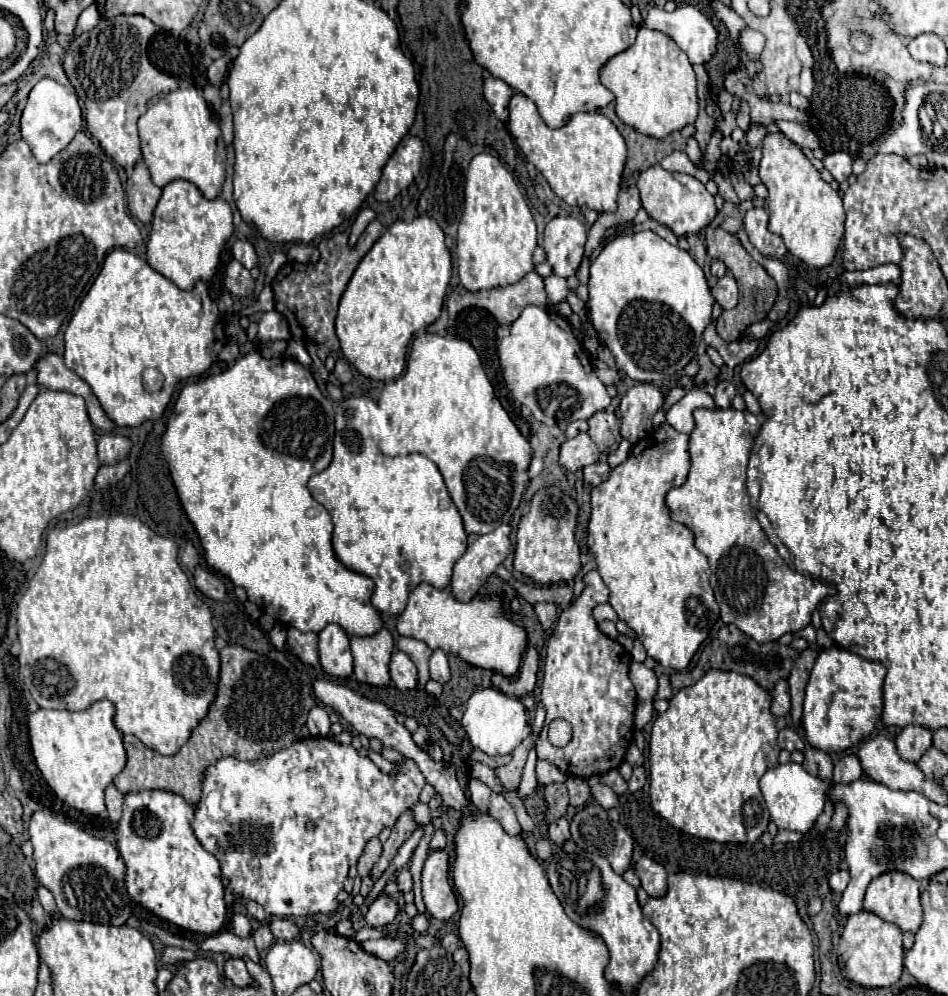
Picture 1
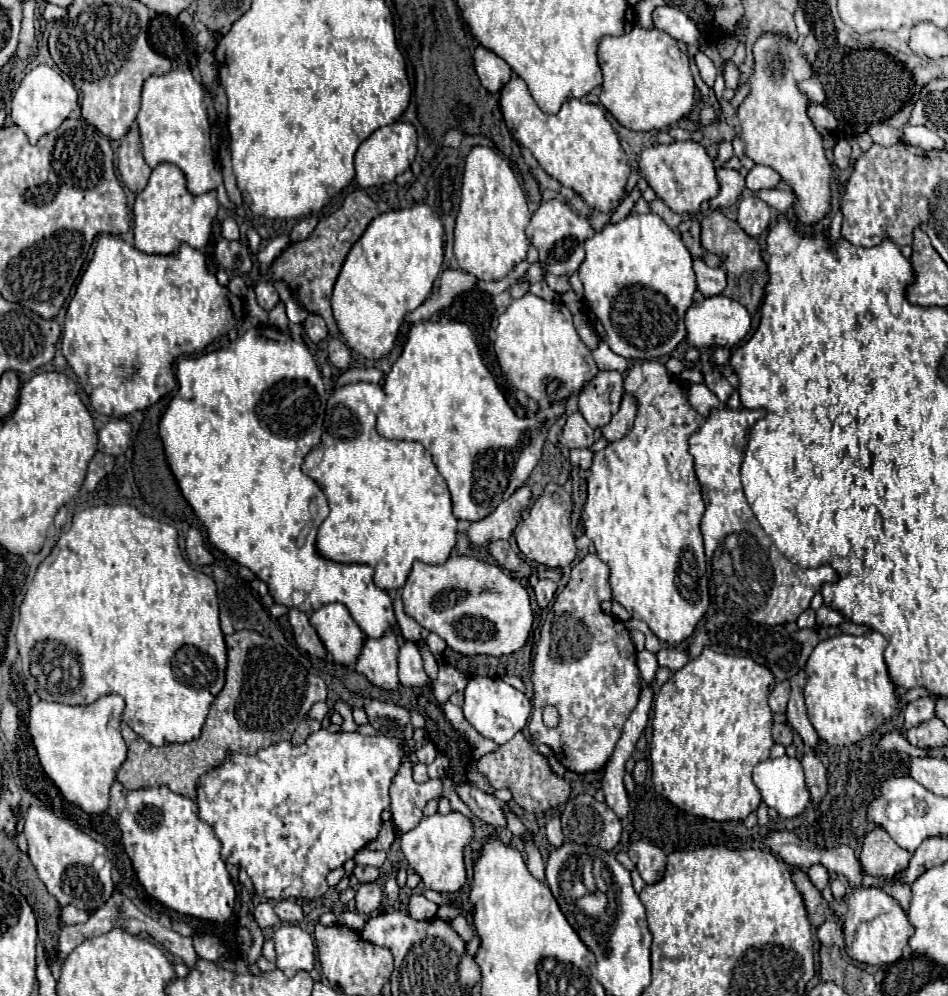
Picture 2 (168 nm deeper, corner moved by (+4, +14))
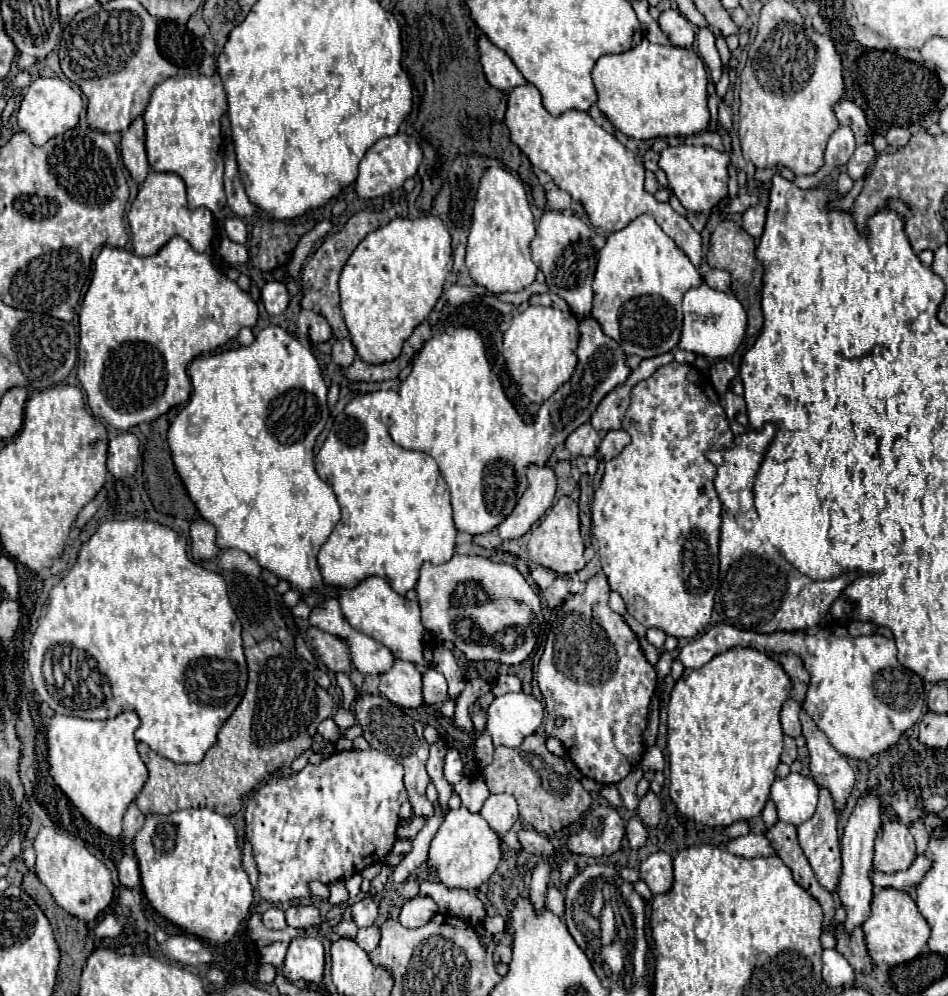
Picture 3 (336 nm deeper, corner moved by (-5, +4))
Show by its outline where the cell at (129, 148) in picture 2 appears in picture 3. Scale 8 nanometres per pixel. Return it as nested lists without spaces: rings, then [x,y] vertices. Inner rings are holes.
[[[135,118],[133,124],[123,132],[121,142],[121,158],[125,168],[129,170],[135,184],[145,182],[151,168],[147,162],[147,150],[145,150],[145,124],[143,118]]]

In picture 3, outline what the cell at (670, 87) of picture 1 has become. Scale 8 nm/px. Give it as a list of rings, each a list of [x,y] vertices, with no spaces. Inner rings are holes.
[[[641,40],[631,50],[621,54],[605,54],[593,68],[593,82],[597,88],[597,106],[611,120],[611,124],[633,140],[649,140],[661,136],[691,136],[707,130],[707,70],[697,52],[679,46],[661,46]]]

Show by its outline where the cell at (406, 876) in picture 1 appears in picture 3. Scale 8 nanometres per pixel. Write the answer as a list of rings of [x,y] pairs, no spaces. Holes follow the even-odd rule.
[[[411,876],[411,878],[407,878],[405,882],[403,882],[403,890],[401,890],[401,896],[405,898],[405,900],[409,900],[409,898],[415,898],[419,894],[419,882]]]

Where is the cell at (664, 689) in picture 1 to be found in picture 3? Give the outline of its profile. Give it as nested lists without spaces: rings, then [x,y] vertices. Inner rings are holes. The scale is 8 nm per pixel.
[[[836,623],[823,627],[815,636],[807,636],[803,632],[777,632],[773,636],[765,636],[715,624],[709,632],[683,646],[679,660],[685,668],[697,670],[713,656],[735,646],[753,646],[767,652],[789,650],[803,658],[811,674],[803,708],[825,732],[831,746],[843,756],[869,760],[871,756],[897,744],[901,734],[915,726],[923,716],[923,680],[897,662],[897,648],[891,638],[879,634],[853,638],[845,626]]]

